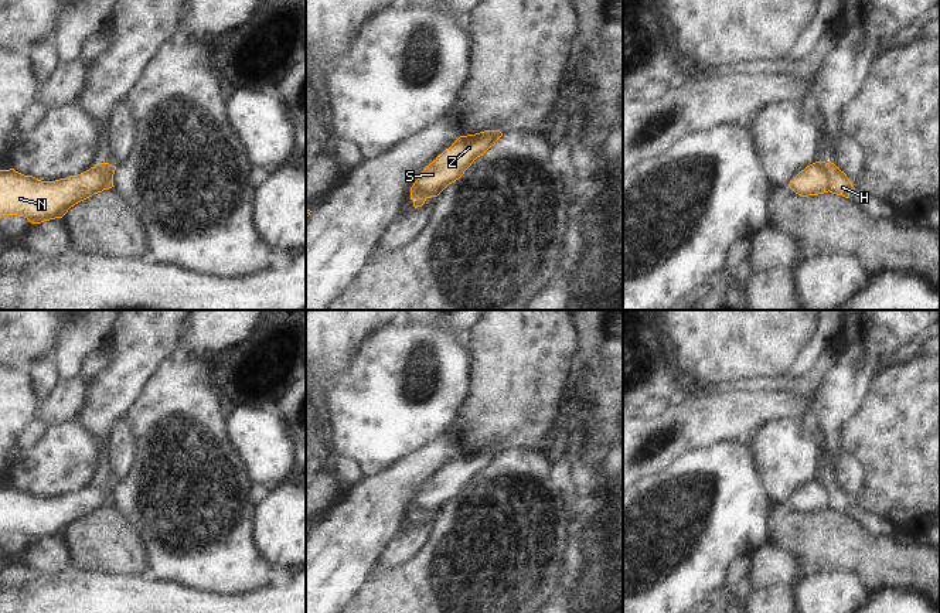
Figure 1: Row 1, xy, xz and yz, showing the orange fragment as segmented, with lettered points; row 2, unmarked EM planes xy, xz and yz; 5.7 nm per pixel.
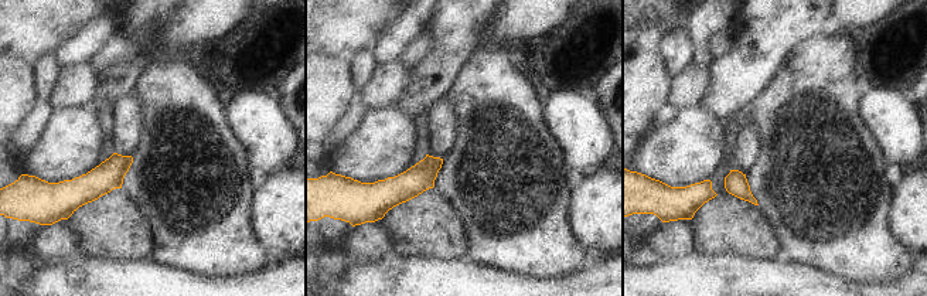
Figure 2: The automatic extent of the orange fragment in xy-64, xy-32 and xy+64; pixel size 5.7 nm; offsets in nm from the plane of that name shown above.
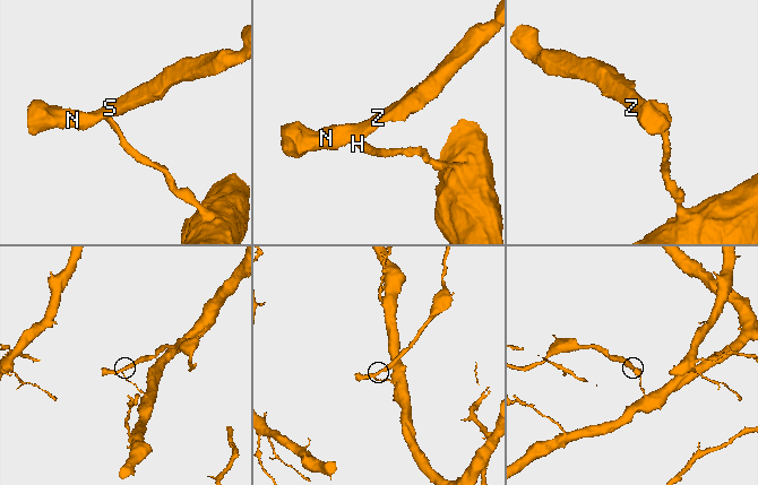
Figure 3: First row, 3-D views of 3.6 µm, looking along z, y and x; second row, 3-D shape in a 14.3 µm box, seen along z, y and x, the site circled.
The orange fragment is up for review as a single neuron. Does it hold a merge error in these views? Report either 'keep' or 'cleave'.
cleave

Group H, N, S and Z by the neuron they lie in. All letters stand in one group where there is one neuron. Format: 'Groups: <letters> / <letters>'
Groups: H / N S Z

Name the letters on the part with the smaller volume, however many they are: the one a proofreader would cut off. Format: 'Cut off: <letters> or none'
Cut off: N, S, Z

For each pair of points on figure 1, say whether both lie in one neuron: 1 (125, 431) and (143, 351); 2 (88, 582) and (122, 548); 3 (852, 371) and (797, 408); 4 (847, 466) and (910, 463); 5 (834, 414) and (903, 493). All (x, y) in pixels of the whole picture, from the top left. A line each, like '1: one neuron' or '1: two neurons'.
1: two neurons
2: two neurons
3: two neurons
4: two neurons
5: two neurons

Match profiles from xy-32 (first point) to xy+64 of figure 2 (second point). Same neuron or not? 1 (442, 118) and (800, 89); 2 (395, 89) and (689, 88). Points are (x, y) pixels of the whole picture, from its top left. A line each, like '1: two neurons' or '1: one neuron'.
1: two neurons
2: one neuron

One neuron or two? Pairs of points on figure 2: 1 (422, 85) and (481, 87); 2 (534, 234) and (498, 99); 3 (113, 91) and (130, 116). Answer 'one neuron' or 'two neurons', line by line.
1: two neurons
2: one neuron
3: two neurons

